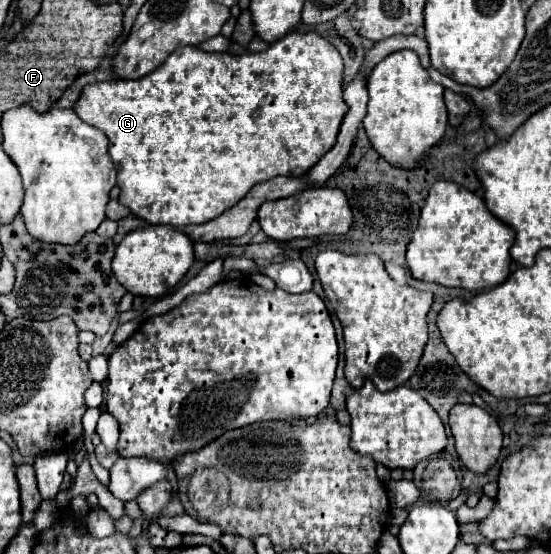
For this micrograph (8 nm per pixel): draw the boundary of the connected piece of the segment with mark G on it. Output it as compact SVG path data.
M290 32L282 40L274 42L266 52L258 54L242 54L232 56L226 52L204 52L196 46L184 46L178 48L174 54L166 58L166 62L154 70L152 74L138 78L138 80L110 80L110 82L94 82L82 90L82 98L74 104L74 112L90 126L100 128L108 138L108 154L118 170L118 186L120 186L120 204L130 208L138 218L146 220L148 224L164 224L182 228L186 224L196 222L208 222L216 216L220 216L224 210L232 208L238 200L242 200L248 190L264 180L276 178L276 176L306 176L308 170L336 144L336 136L342 124L342 118L346 116L348 108L342 96L344 76L342 76L342 58L340 52L322 36L316 32Z

